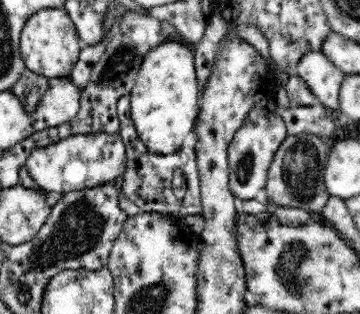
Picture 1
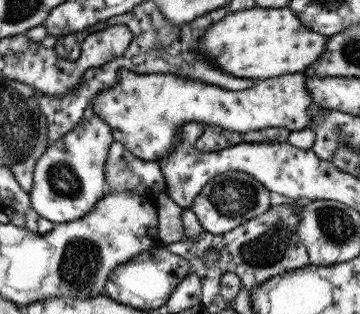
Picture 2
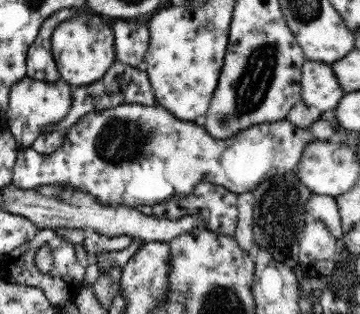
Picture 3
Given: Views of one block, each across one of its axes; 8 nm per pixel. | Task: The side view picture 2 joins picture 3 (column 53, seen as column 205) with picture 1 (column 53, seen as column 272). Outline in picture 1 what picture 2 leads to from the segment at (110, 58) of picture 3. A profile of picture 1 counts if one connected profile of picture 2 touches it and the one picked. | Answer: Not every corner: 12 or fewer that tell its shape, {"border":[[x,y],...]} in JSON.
{"border":[[68,10],[30,16],[20,36],[26,68],[72,76],[82,46]]}

